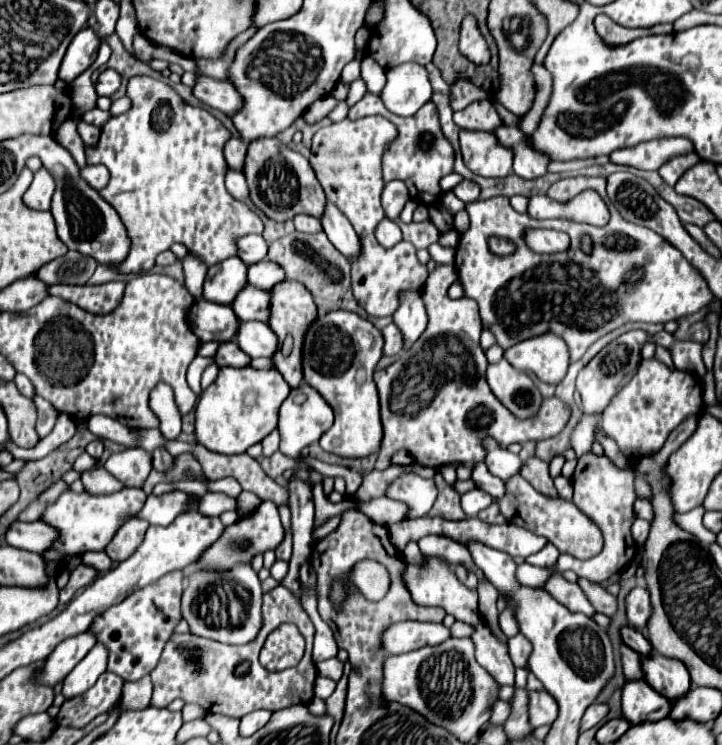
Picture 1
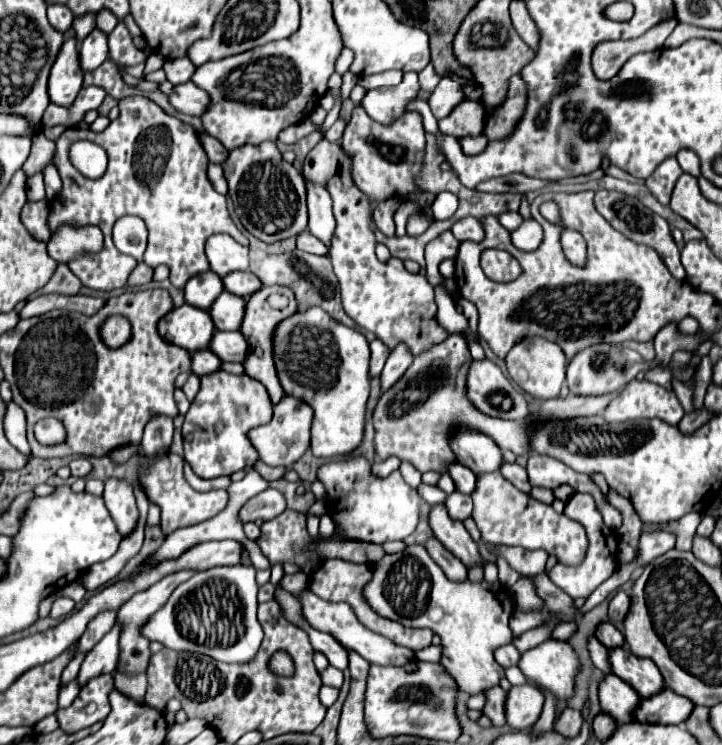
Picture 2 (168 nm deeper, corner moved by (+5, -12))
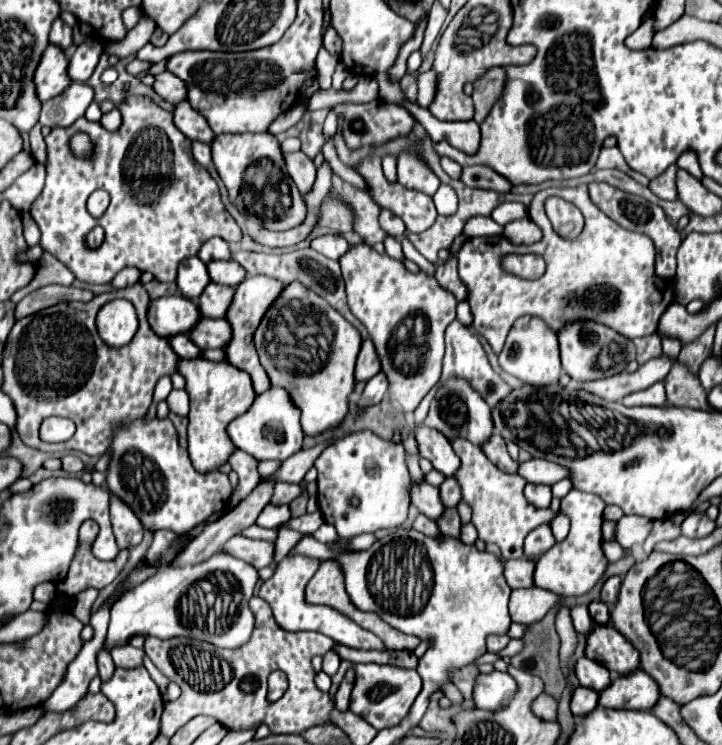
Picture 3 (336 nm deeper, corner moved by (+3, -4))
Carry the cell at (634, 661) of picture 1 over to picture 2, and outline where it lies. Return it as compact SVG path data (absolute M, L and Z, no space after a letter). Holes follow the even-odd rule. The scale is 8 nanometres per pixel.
M592 636L590 642L588 642L588 650L590 650L590 656L592 656L596 668L600 668L604 674L612 674L612 668L610 668L610 664L608 664L610 650L604 648L604 646L594 638L594 636Z

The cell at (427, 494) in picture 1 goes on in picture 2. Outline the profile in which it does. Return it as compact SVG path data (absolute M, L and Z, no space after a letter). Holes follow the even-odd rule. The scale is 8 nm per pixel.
M346 458L340 462L324 464L318 470L318 478L328 490L328 514L332 514L336 530L342 530L348 540L382 544L388 540L404 540L416 530L418 520L420 520L420 502L422 500L420 500L418 490L410 488L398 470L392 472L388 478L376 478L370 474L370 464L366 462L366 458Z

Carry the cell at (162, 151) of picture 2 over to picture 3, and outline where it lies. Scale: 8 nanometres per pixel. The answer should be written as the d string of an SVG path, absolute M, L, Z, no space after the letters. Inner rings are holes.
M126 96L126 100L118 106L118 110L122 112L122 126L116 132L96 130L96 126L100 128L100 124L88 122L86 118L78 118L72 126L54 128L44 138L46 186L30 208L30 214L42 234L40 246L44 252L50 252L62 264L66 264L80 282L108 284L126 266L138 268L140 272L150 272L158 282L174 282L178 264L184 258L196 256L198 248L208 238L220 236L222 240L234 244L240 242L242 232L234 222L234 218L226 212L220 200L218 184L212 180L206 168L194 162L190 152L190 140L182 136L182 132L178 132L170 112L156 106L146 96ZM76 132L84 132L90 136L92 142L90 158L78 158L72 154L70 138ZM96 188L102 188L110 194L110 206L100 220L90 216L90 212L86 210L86 200ZM94 226L102 226L106 236L100 248L88 250L84 246L84 238Z

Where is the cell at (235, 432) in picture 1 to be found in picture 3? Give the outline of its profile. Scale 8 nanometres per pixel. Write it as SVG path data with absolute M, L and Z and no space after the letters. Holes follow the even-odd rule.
M204 358L194 360L178 360L178 374L184 376L184 390L190 396L190 424L188 424L188 452L192 464L198 472L218 470L220 464L228 462L228 456L236 450L226 434L226 426L244 414L256 394L252 390L252 380L246 372L234 368L226 362L210 362Z

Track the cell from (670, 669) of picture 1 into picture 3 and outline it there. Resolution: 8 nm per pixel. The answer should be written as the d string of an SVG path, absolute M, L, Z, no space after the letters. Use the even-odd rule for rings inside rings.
M596 624L586 634L584 656L614 674L628 674L640 666L638 650L612 624Z

